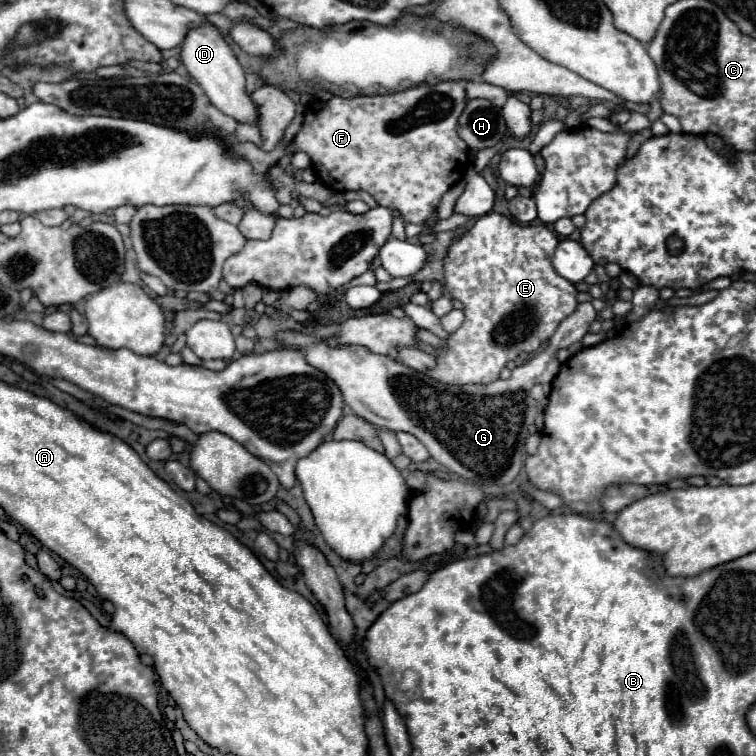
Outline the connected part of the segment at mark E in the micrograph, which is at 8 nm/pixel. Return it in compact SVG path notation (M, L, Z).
M487 213L483 217L477 219L477 223L459 239L455 239L449 249L447 249L447 255L445 255L445 287L447 291L451 293L453 299L459 299L463 305L465 305L465 321L461 323L461 327L457 331L453 331L447 339L445 339L445 345L437 349L437 355L435 355L435 361L437 365L433 369L427 369L425 373L431 375L433 379L437 379L439 383L447 383L447 385L469 385L469 383L491 383L495 379L499 379L499 373L501 369L507 365L507 361L513 361L519 353L527 351L527 353L535 353L541 343L545 343L557 329L557 325L575 311L577 307L577 289L571 281L563 279L551 265L551 257L555 253L555 247L557 247L559 239L557 235L545 227L545 225L517 225L513 223L509 217L501 215L501 213Z

